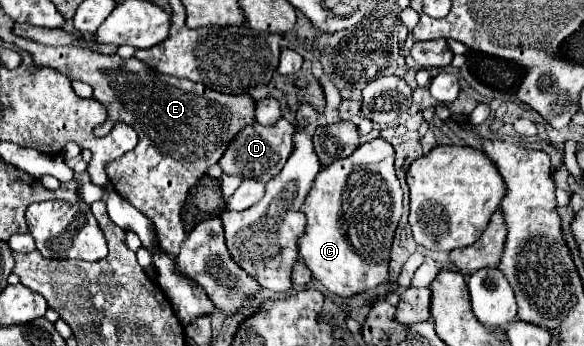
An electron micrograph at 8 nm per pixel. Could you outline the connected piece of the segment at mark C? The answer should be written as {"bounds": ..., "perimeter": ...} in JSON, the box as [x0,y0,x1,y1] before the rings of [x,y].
{"bounds":[299,137,403,297],"perimeter":[[[377,137],[353,151],[351,157],[323,167],[303,205],[307,229],[299,253],[313,277],[339,297],[353,297],[389,281],[389,253],[403,213],[403,189],[395,175],[395,151]]]}

